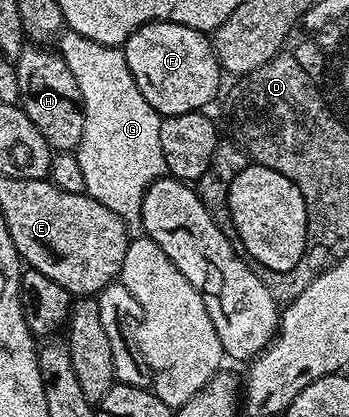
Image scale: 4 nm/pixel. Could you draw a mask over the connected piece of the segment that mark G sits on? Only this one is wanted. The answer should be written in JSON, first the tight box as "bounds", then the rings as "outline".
{"bounds":[56,30,167,233],"outline":[[[63,30],[56,43],[63,61],[76,77],[76,84],[82,94],[83,135],[76,148],[80,161],[80,170],[84,173],[85,193],[100,204],[116,213],[134,233],[142,231],[142,198],[157,179],[167,174],[164,161],[164,149],[160,149],[160,125],[163,116],[158,114],[148,101],[144,101],[144,93],[136,89],[136,81],[128,69],[125,50],[118,47],[107,47],[84,37],[78,31]]]}

